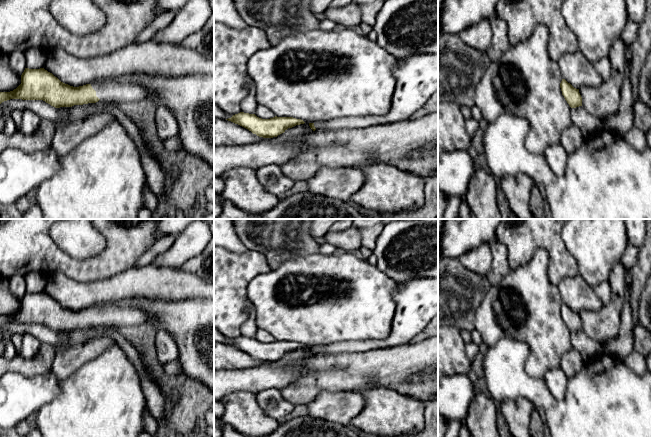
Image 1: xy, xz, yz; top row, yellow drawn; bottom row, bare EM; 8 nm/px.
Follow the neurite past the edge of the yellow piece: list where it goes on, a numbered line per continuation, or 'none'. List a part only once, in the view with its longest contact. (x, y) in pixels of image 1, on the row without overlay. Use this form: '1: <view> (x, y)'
1: xy (111, 314)

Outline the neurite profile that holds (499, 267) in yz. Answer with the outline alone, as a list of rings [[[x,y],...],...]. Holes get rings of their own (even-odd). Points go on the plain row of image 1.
[[[493,240],[491,243],[492,263],[486,274],[490,285],[498,284],[510,270],[505,246]]]

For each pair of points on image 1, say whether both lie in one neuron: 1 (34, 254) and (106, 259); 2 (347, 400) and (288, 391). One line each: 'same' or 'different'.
1: same
2: different

